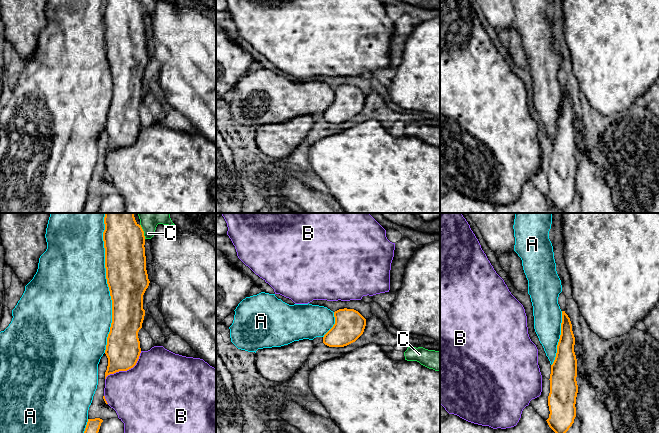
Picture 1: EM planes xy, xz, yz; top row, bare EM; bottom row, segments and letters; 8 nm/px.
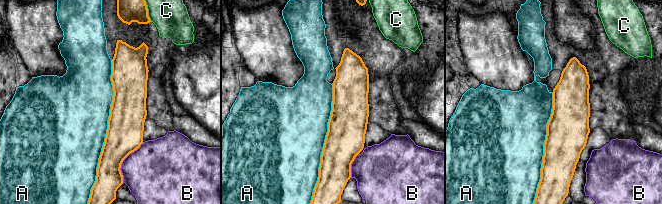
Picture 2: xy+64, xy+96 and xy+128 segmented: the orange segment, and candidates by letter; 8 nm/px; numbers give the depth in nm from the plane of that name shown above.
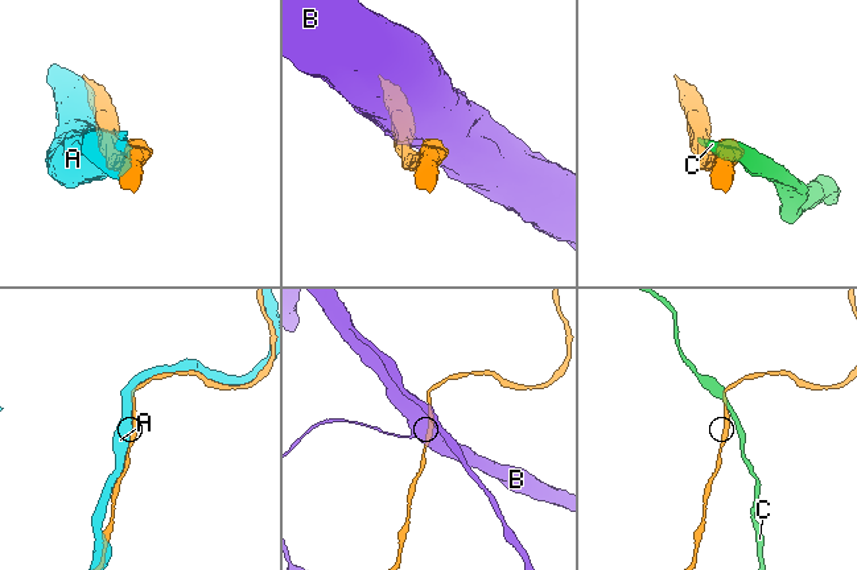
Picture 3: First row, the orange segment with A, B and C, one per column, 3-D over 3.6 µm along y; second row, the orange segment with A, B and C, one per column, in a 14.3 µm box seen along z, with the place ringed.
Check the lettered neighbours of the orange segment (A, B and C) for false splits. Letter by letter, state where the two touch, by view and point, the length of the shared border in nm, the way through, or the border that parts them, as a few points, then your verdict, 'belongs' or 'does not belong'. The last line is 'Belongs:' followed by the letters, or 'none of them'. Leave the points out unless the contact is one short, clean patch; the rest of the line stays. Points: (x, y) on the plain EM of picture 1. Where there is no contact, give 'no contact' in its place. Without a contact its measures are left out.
A: contact xy (109, 64); length 1050 nm; belongs
B: contact xy (126, 146); length 380 nm; does not belong
C: contact xy (143, 7); length 130 nm; does not belong
Belongs: A

